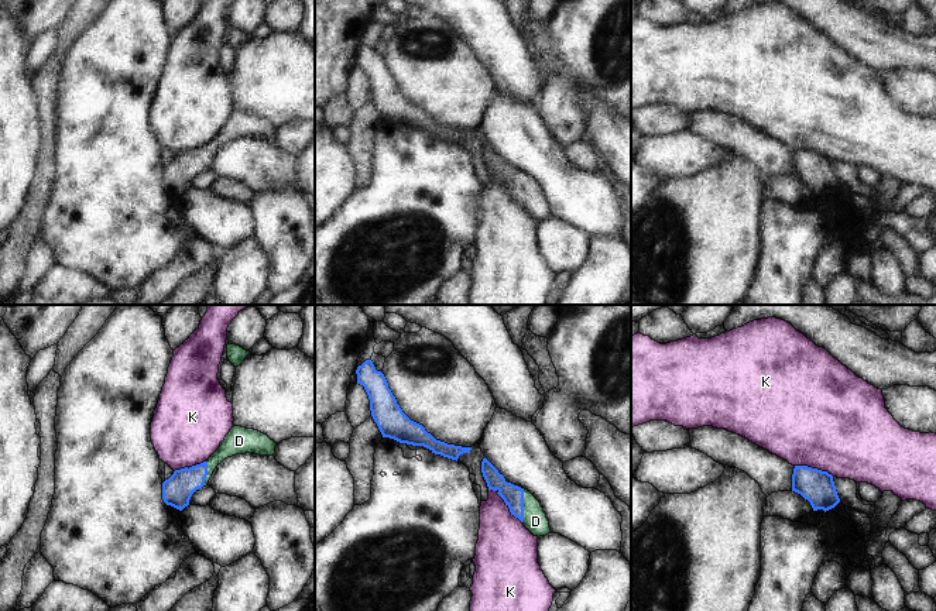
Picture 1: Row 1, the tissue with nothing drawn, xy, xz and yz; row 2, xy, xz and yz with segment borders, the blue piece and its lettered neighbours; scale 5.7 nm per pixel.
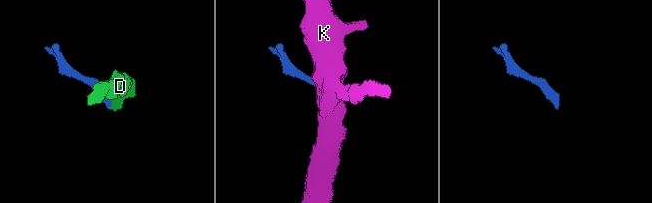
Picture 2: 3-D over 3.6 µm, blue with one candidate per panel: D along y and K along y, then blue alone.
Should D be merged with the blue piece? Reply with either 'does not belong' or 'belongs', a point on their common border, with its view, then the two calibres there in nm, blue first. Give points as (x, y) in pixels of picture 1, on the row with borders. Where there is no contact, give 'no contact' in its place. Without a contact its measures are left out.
belongs; meets blue in xz at (523, 505); 120 nm thick on the blue side, 140 nm on the other

